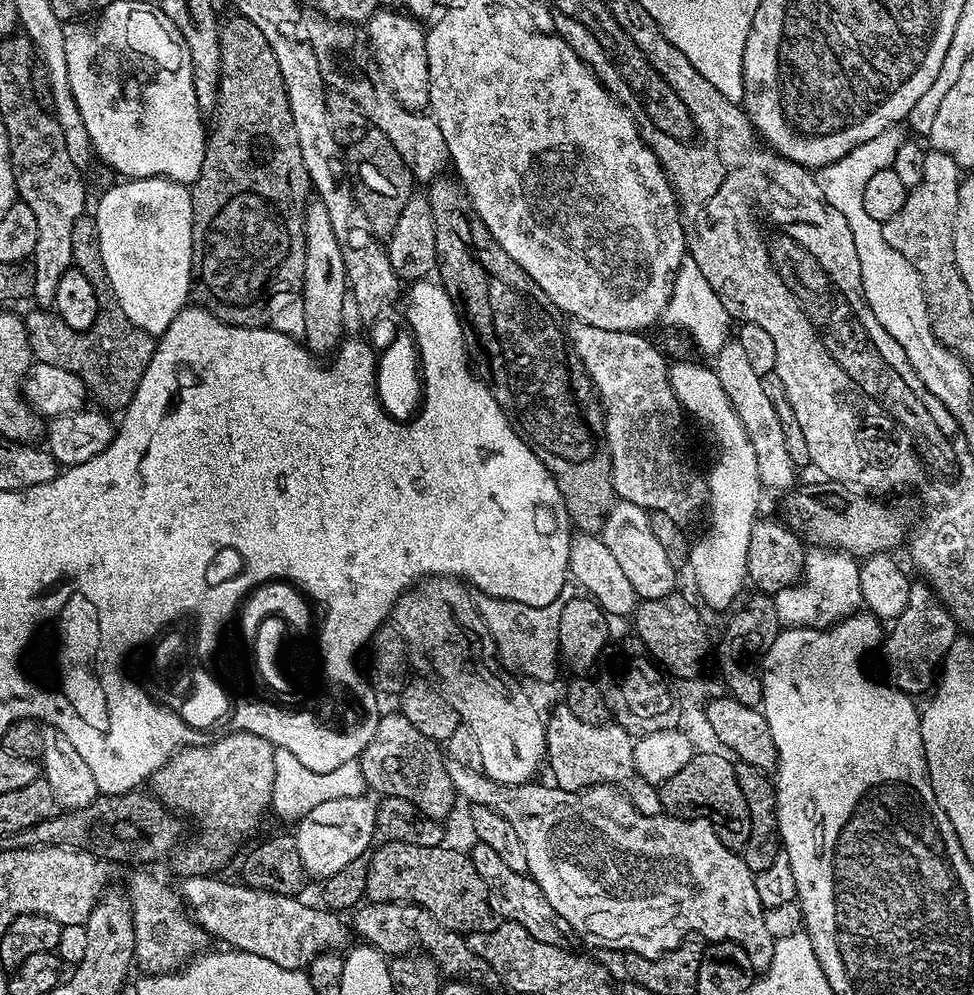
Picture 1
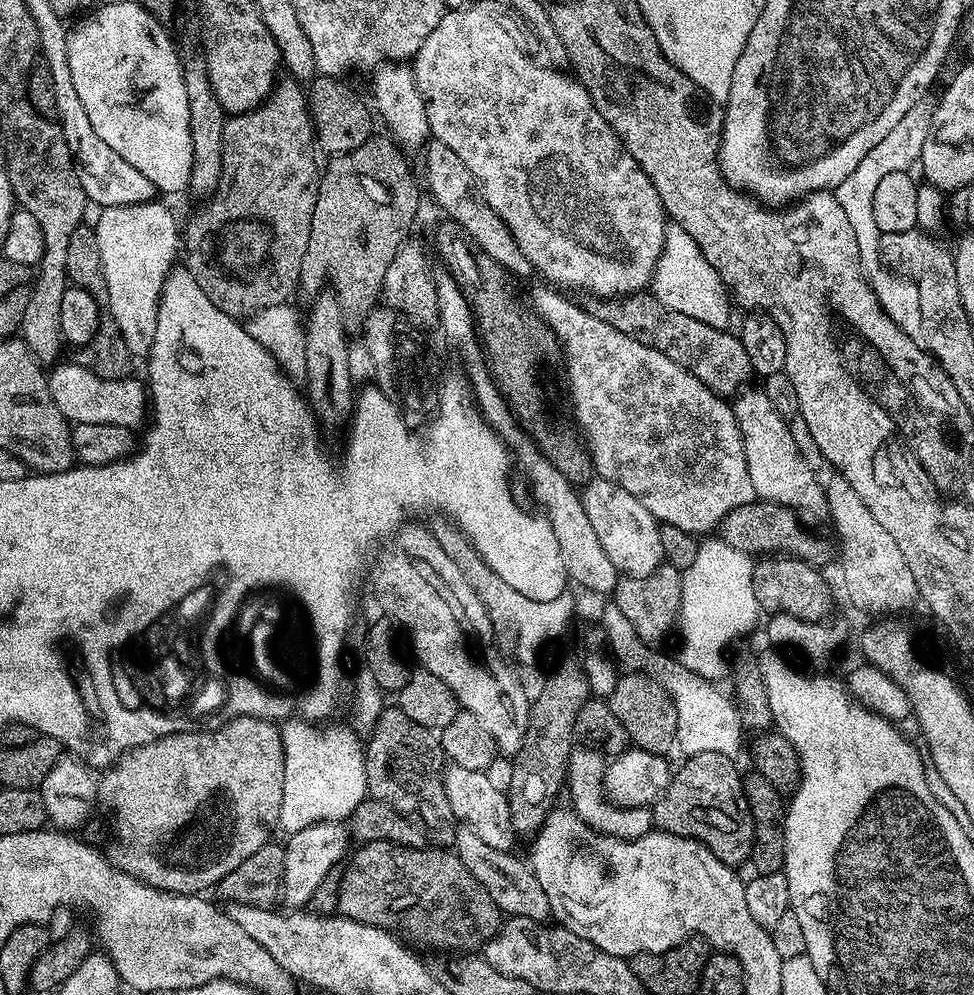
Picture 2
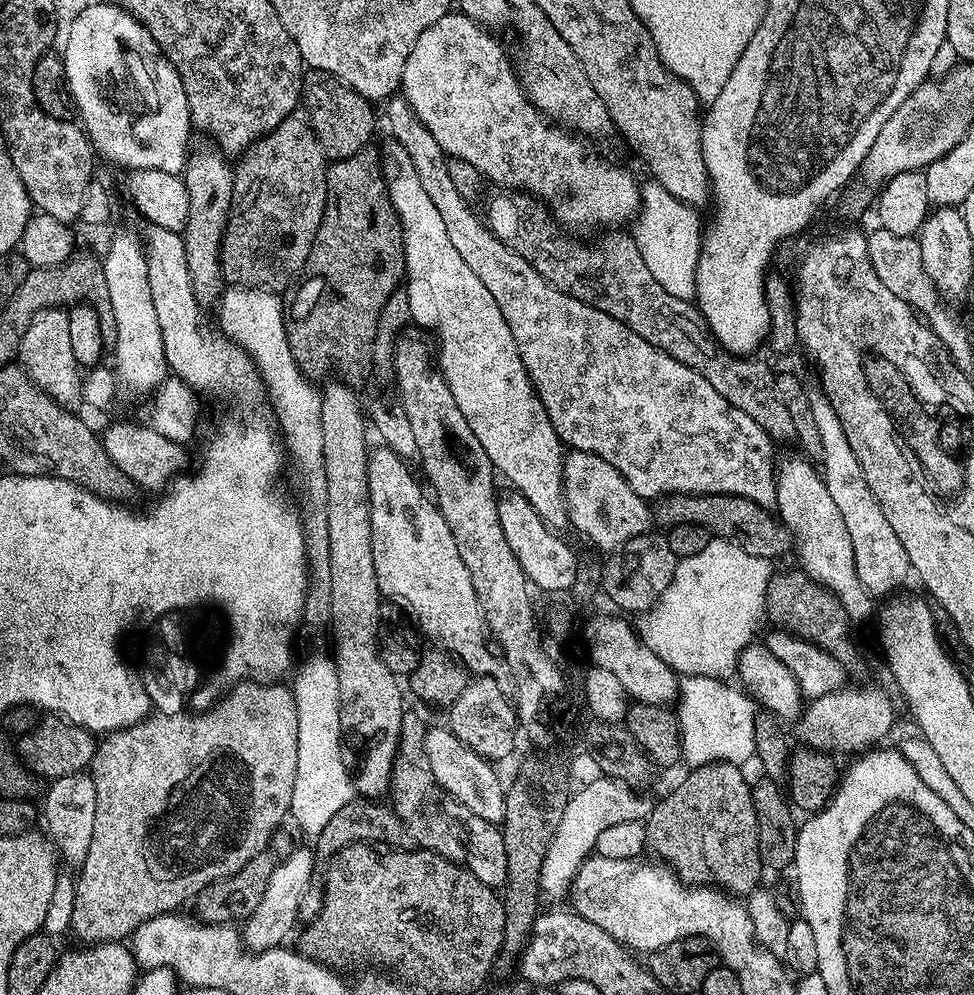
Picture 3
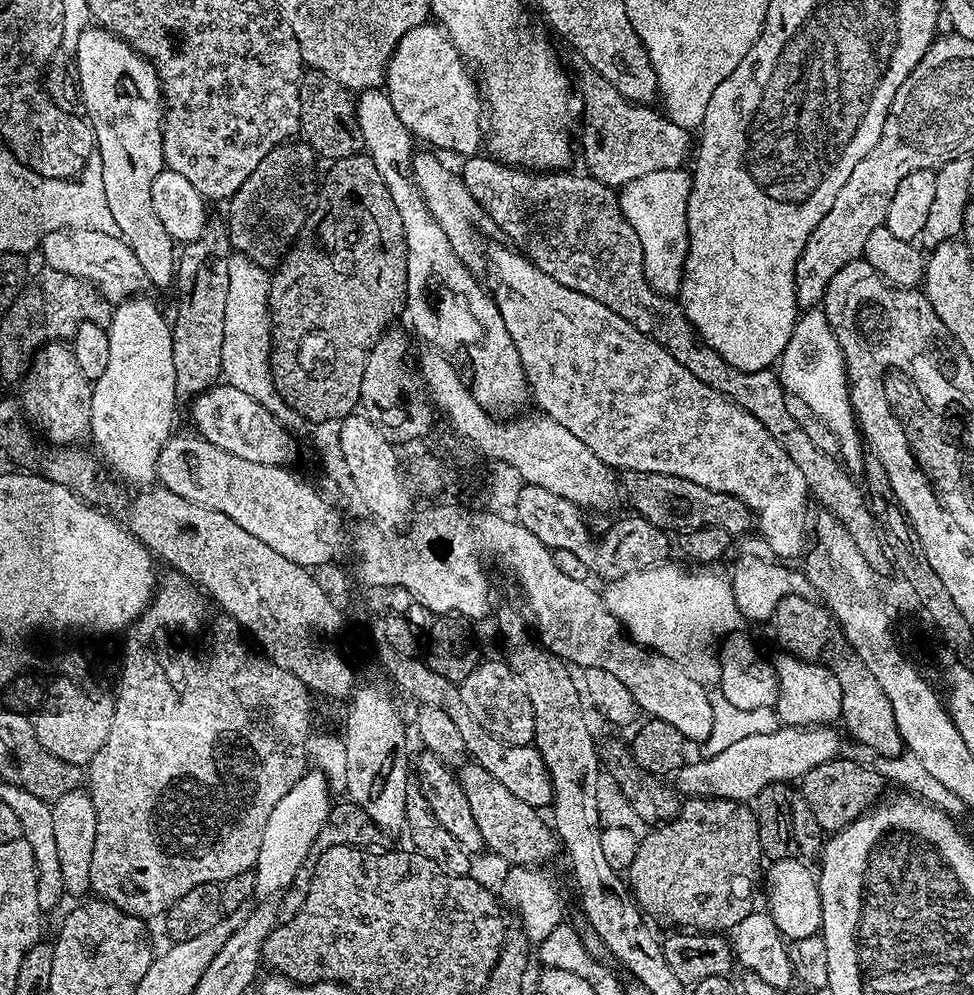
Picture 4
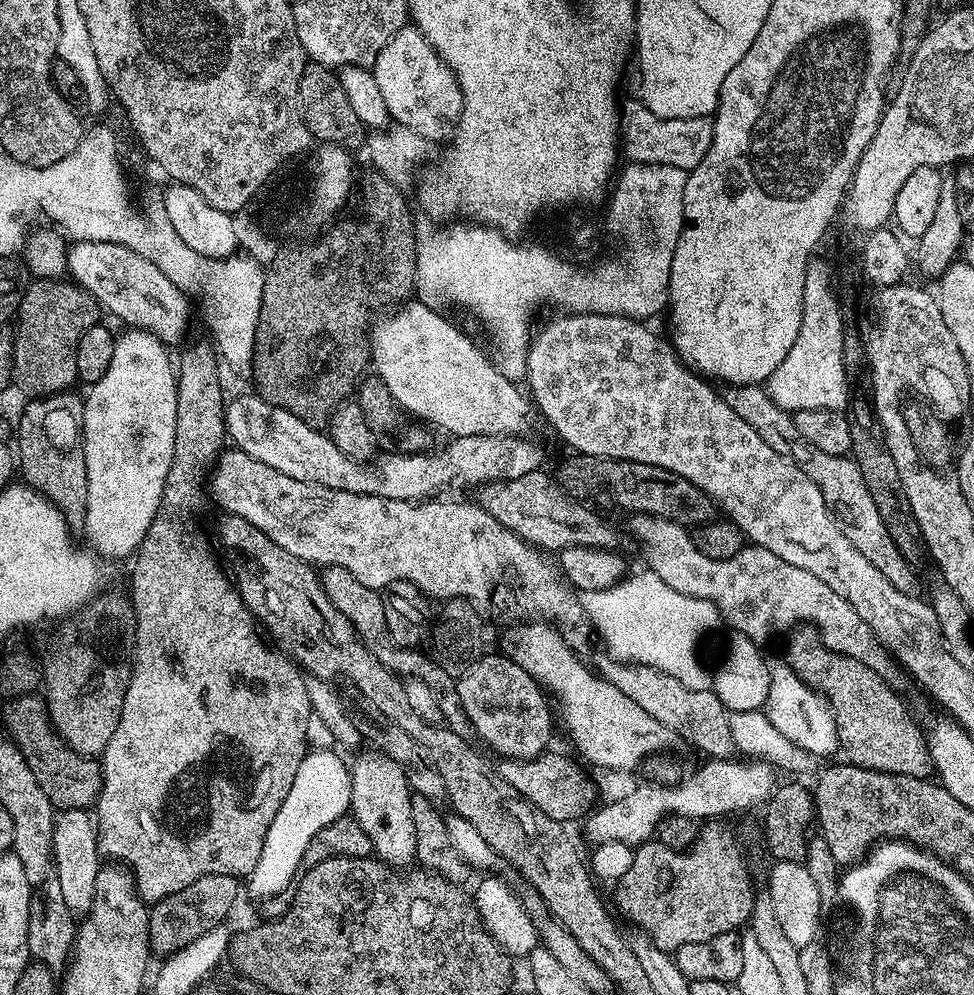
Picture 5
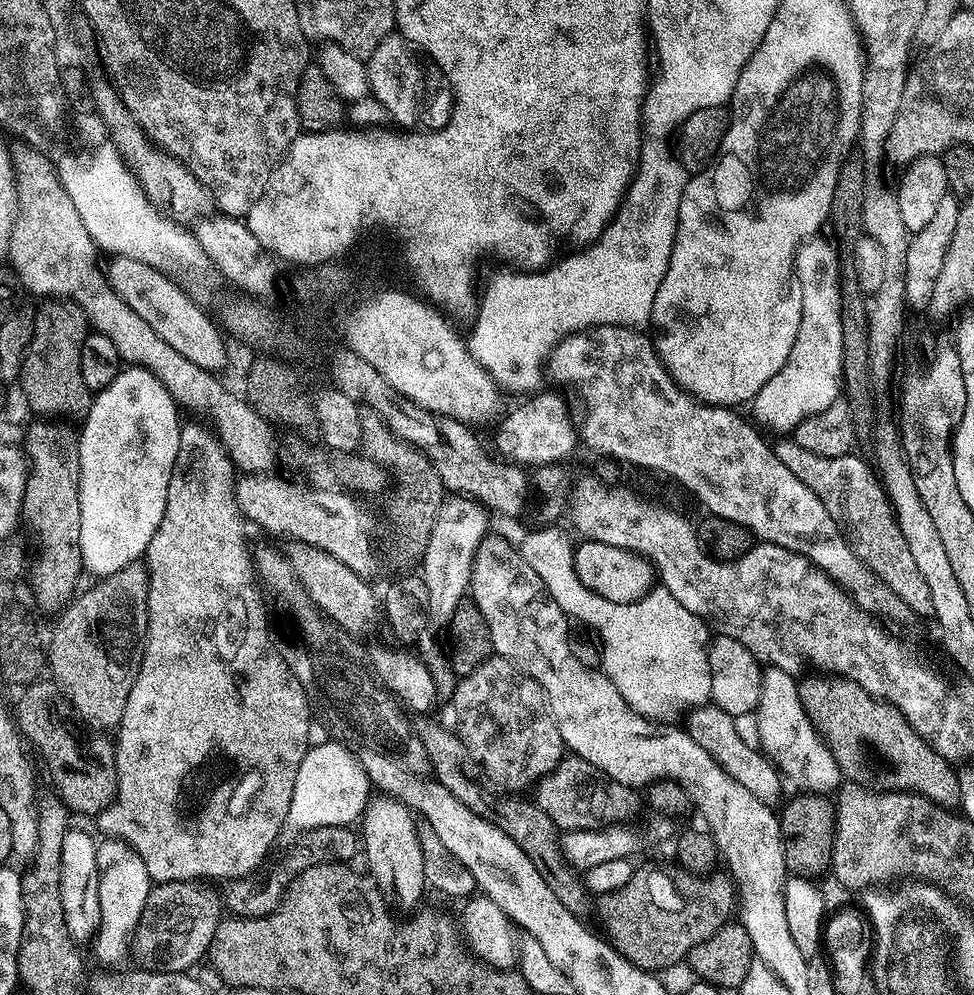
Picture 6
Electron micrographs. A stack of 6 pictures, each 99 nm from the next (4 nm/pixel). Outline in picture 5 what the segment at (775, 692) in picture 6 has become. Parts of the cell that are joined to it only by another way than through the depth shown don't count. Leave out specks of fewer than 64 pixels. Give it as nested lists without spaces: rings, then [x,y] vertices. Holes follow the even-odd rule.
[[[787,662],[773,663],[768,670],[770,678],[770,694],[766,698],[762,711],[783,737],[794,742],[801,752],[812,756],[837,755],[840,739],[836,737],[836,719],[832,716],[832,706],[815,688],[802,682],[798,674]]]

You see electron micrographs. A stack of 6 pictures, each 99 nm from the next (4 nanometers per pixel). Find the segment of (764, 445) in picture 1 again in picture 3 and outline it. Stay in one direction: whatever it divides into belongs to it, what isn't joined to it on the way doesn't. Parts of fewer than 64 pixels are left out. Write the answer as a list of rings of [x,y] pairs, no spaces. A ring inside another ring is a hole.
[[[800,456],[779,461],[774,508],[794,537],[794,556],[796,552],[800,559],[799,567],[811,580],[818,582],[823,588],[829,588],[838,598],[838,602],[842,602],[842,610],[850,610],[846,604],[848,598],[844,596],[865,596],[868,592],[858,578],[854,546],[850,546],[846,522],[834,503],[834,498],[830,498],[830,490],[826,490],[826,482],[817,465],[815,468],[811,459]]]

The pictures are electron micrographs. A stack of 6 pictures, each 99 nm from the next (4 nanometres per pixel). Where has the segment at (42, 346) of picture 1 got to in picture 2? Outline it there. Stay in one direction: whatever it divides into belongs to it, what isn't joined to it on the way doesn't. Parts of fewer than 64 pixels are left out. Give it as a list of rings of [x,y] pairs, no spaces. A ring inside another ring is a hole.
[[[81,222],[76,227],[74,234],[70,234],[70,246],[66,250],[66,270],[68,279],[75,287],[85,288],[87,292],[92,292],[98,302],[100,309],[100,325],[98,334],[90,338],[90,342],[79,349],[80,352],[74,356],[75,363],[86,366],[94,374],[102,378],[111,380],[122,380],[129,375],[128,367],[134,360],[134,354],[126,346],[114,318],[110,314],[108,307],[108,291],[106,290],[106,274],[102,266],[102,254],[98,254],[98,238],[93,225]]]

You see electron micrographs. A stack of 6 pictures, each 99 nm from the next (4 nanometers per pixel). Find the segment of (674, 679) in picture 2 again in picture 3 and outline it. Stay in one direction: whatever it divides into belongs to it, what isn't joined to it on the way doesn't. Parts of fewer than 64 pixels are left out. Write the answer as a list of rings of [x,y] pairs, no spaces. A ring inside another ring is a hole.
[[[680,676],[680,691],[684,705],[678,708],[682,760],[689,769],[704,764],[727,762],[739,765],[740,760],[753,755],[755,720],[758,705],[735,683],[718,678]]]

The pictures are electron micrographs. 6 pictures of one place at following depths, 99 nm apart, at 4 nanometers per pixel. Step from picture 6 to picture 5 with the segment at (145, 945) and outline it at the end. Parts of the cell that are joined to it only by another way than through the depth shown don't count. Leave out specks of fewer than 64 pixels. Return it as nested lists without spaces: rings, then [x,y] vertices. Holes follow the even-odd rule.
[[[206,874],[202,878],[190,882],[190,886],[186,886],[166,898],[155,901],[148,913],[149,949],[155,955],[157,952],[158,957],[165,958],[176,951],[182,950],[183,947],[190,945],[190,942],[194,942],[196,938],[201,938],[207,931],[214,930],[216,925],[223,925],[228,920],[226,918],[231,914],[232,907],[235,906],[240,892],[242,896],[242,884],[237,877],[227,876],[226,874]]]

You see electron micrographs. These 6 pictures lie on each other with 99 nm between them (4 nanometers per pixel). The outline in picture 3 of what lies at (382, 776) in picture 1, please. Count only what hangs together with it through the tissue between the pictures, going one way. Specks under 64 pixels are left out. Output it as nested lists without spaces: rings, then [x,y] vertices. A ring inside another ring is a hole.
[[[405,711],[398,750],[392,763],[392,782],[387,790],[387,795],[392,796],[390,807],[398,814],[398,818],[402,818],[406,830],[410,830],[417,849],[438,854],[451,864],[464,864],[467,861],[468,850],[464,848],[459,833],[444,816],[441,801],[436,801],[438,785],[434,778],[434,770],[430,770],[430,757],[426,754],[428,730],[429,725],[424,724],[418,713]]]

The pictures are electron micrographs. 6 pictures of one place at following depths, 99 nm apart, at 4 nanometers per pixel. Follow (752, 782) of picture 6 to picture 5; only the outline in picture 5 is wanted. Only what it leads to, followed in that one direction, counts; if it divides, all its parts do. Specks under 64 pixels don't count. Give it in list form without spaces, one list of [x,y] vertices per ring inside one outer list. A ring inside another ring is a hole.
[[[601,654],[597,658],[594,668],[603,679],[618,686],[618,690],[622,690],[622,694],[626,694],[631,700],[638,702],[638,706],[642,706],[642,710],[646,710],[646,714],[650,714],[654,718],[658,718],[658,722],[670,726],[670,730],[674,730],[683,743],[685,740],[686,743],[693,744],[698,751],[705,752],[705,757],[726,760],[736,752],[734,738],[730,734],[730,713],[727,708],[722,706],[715,691],[690,690],[686,686],[682,686],[682,682],[678,682],[678,678],[670,678],[670,674],[660,672],[656,668],[646,667],[644,664],[629,664],[623,660],[616,660],[607,654]]]

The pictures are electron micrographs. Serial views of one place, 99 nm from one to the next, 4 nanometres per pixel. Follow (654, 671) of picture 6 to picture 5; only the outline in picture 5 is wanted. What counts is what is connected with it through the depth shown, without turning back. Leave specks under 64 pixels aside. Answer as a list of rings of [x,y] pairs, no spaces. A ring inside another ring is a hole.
[[[643,571],[637,576],[629,575],[613,588],[579,593],[595,635],[604,639],[607,655],[616,660],[644,664],[670,674],[670,678],[678,678],[690,690],[709,691],[714,676],[700,661],[700,639],[711,628],[721,627],[719,610],[708,600],[678,594],[658,574]]]

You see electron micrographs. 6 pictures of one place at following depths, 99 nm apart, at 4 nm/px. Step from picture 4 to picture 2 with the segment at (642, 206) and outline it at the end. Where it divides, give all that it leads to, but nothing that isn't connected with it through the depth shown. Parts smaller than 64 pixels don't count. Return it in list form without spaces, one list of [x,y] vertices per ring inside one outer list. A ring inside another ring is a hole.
[[[669,223],[664,235],[662,254],[652,275],[650,292],[658,298],[658,302],[662,302],[662,306],[678,310],[680,314],[690,314],[690,318],[698,318],[700,322],[706,322],[706,326],[729,327],[730,296],[720,281],[720,275],[710,262],[706,262],[706,254],[702,254],[698,242],[694,242],[694,238],[690,238],[690,234],[676,223]]]

